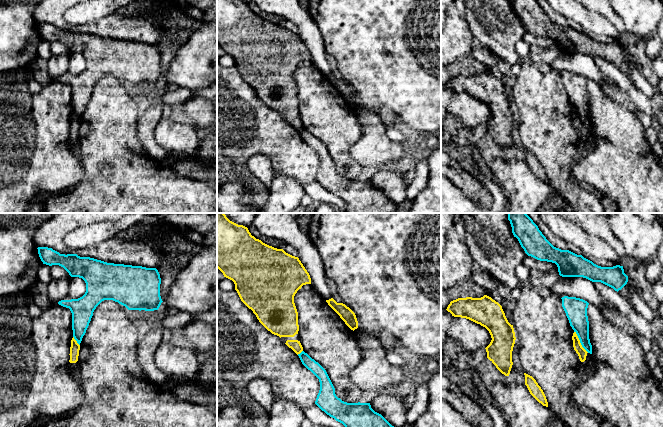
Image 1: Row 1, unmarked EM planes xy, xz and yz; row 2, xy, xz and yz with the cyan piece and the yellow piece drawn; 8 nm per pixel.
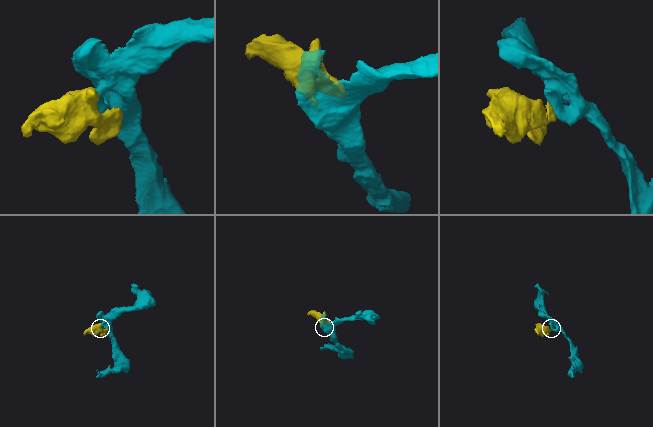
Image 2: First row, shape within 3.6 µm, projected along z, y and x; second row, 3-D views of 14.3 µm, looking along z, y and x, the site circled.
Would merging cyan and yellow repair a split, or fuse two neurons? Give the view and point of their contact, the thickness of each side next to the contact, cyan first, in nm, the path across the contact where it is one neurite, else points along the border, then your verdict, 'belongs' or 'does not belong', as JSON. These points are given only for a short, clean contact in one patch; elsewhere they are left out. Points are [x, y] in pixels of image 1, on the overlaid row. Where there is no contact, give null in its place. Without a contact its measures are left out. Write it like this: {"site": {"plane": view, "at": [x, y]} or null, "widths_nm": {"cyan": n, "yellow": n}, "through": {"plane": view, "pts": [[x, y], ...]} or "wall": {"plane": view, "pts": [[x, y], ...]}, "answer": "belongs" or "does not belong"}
{"site": {"plane": "yz", "at": [580, 342]}, "widths_nm": {"cyan": 170, "yellow": 80}, "wall": {"plane": "yz", "pts": [[574, 331], [580, 344], [588, 352]]}, "answer": "does not belong"}

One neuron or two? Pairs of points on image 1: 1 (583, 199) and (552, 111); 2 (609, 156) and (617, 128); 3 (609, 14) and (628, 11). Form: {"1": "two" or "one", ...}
{"1": "one", "2": "one", "3": "two"}

